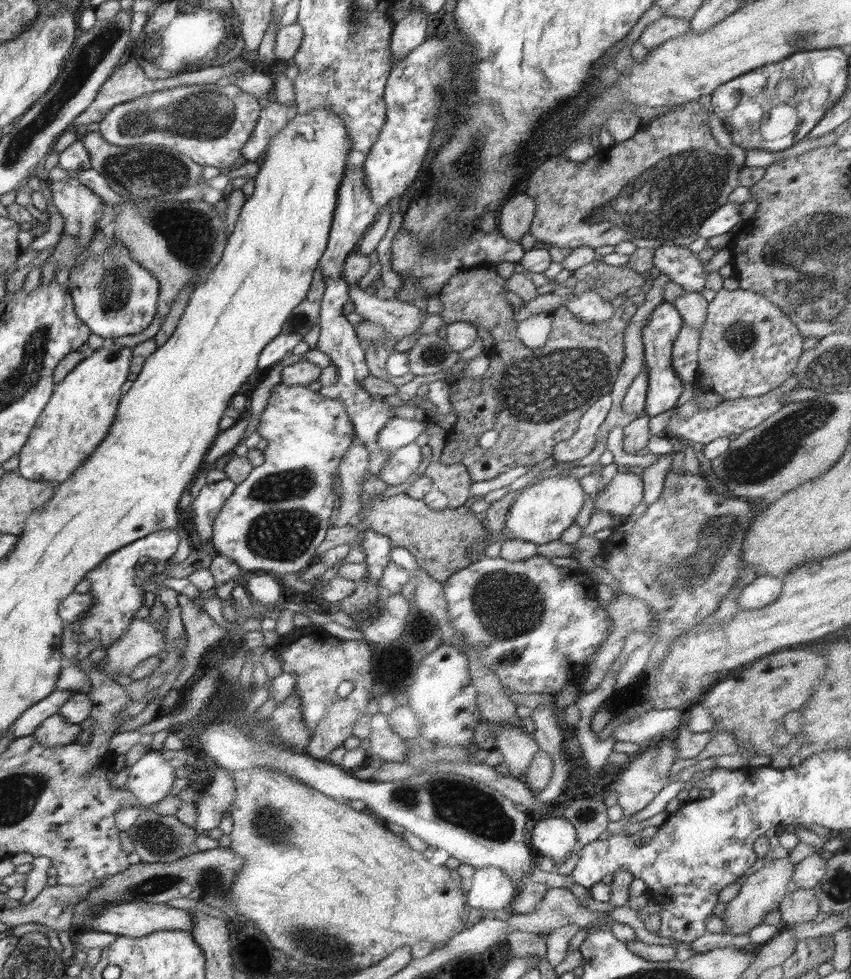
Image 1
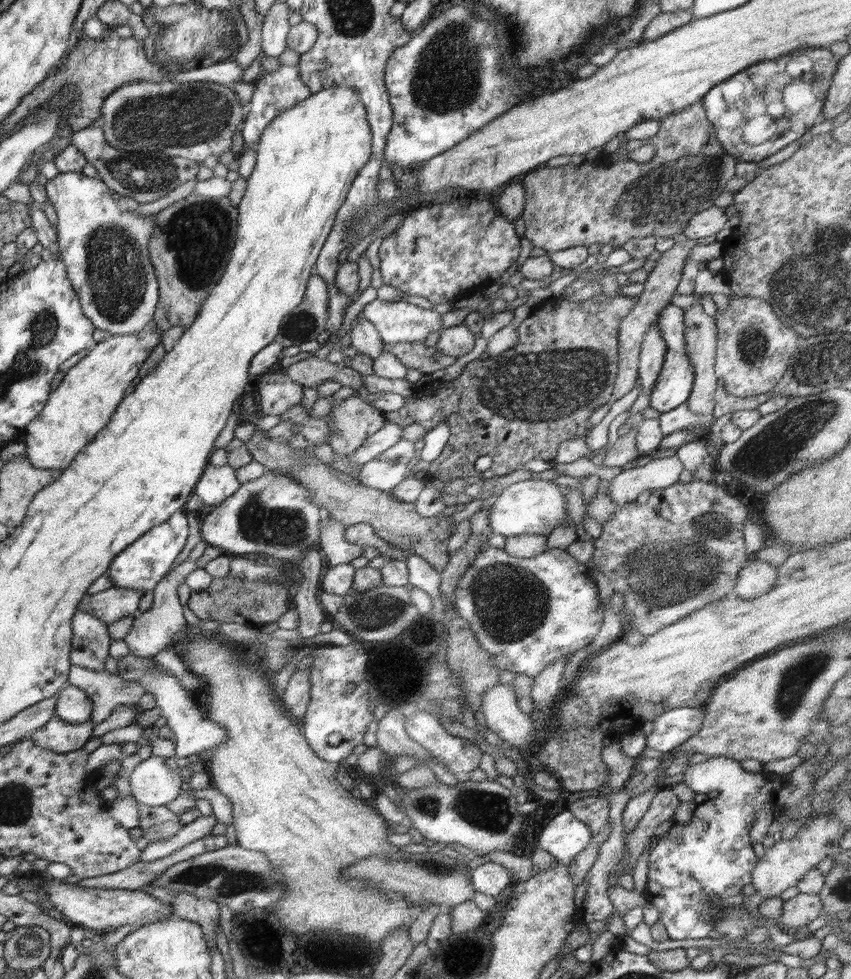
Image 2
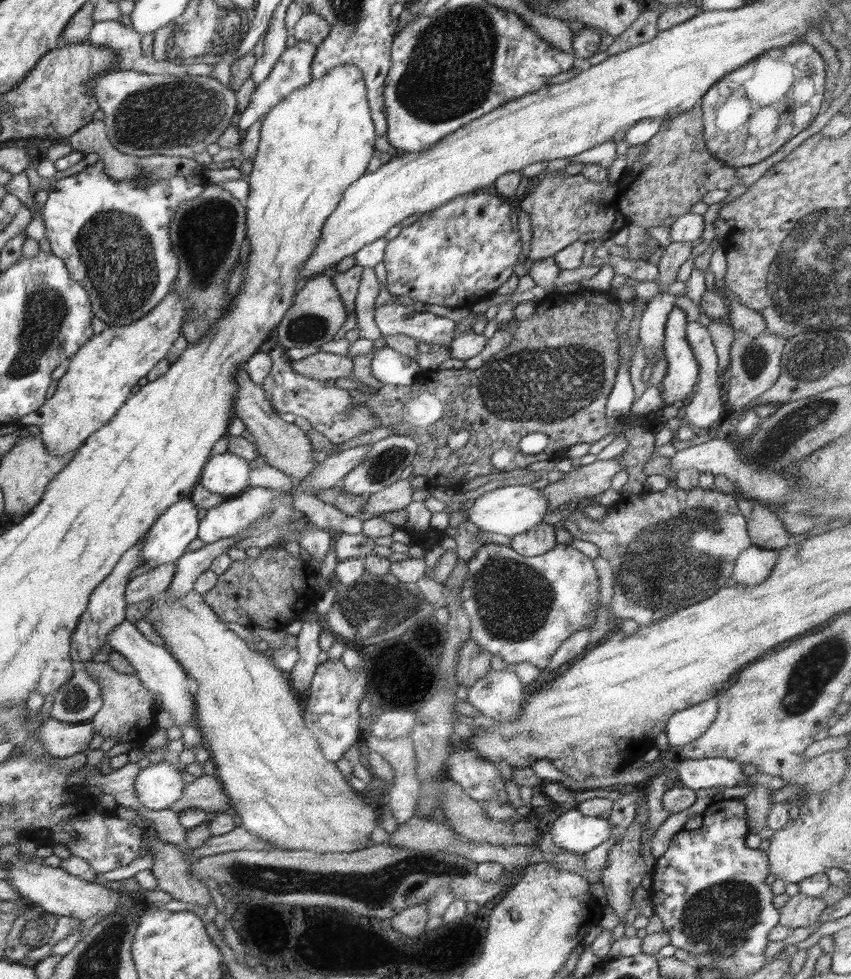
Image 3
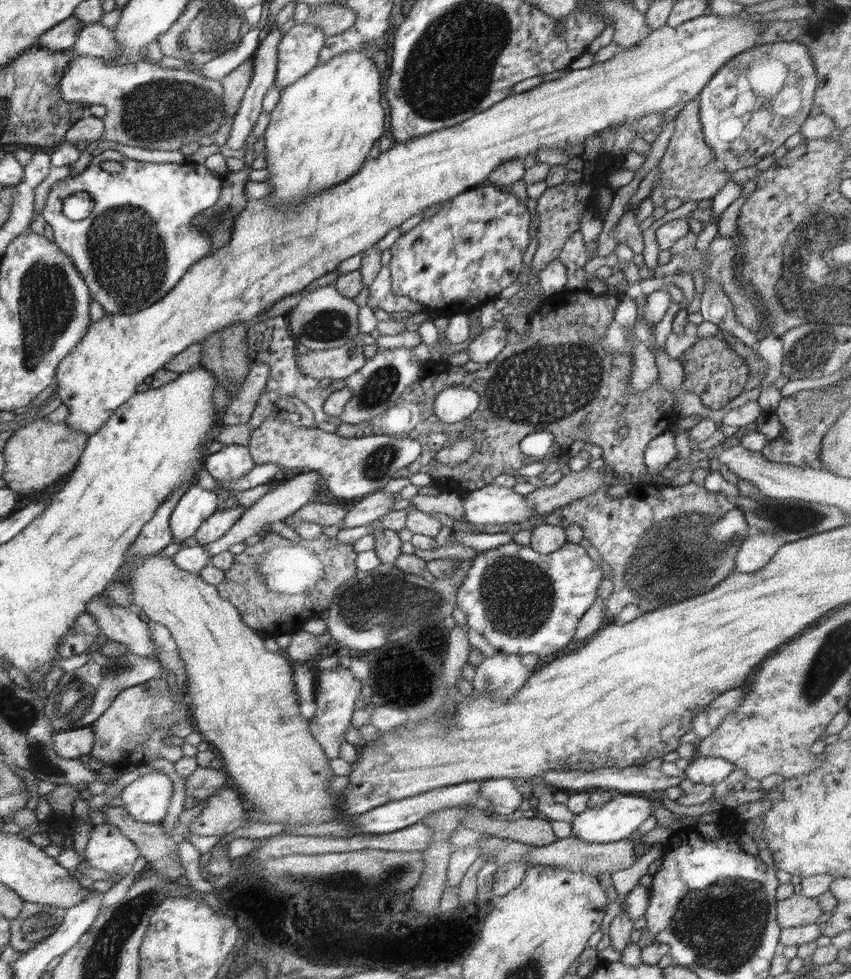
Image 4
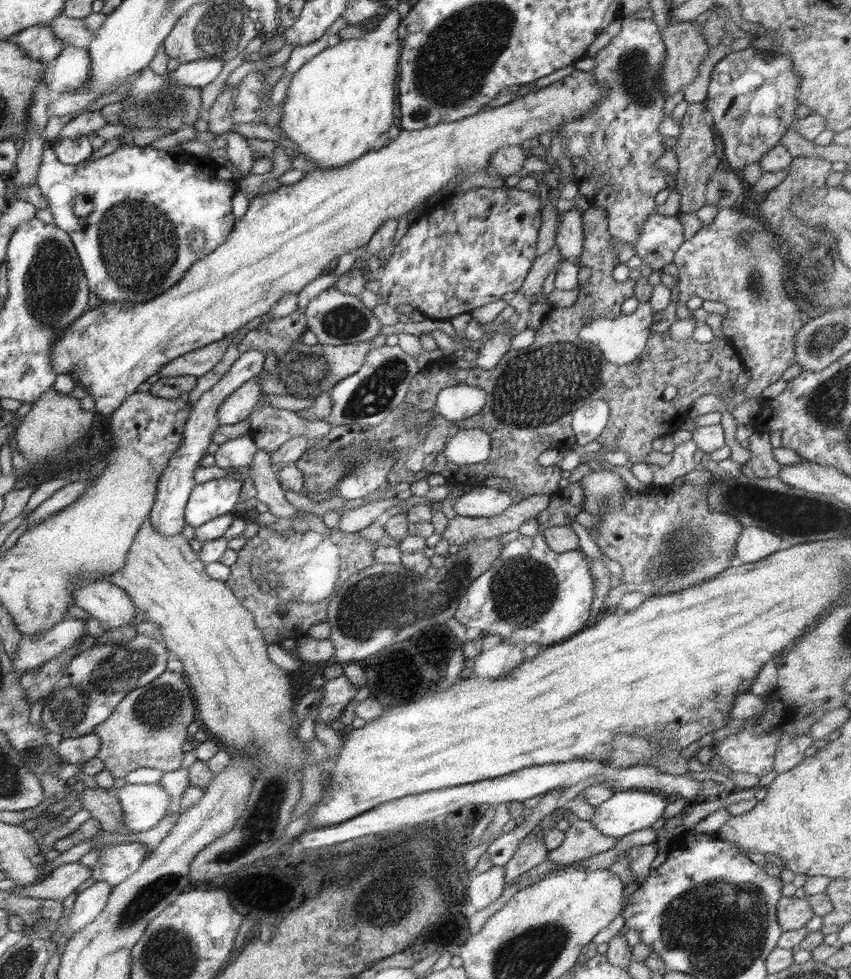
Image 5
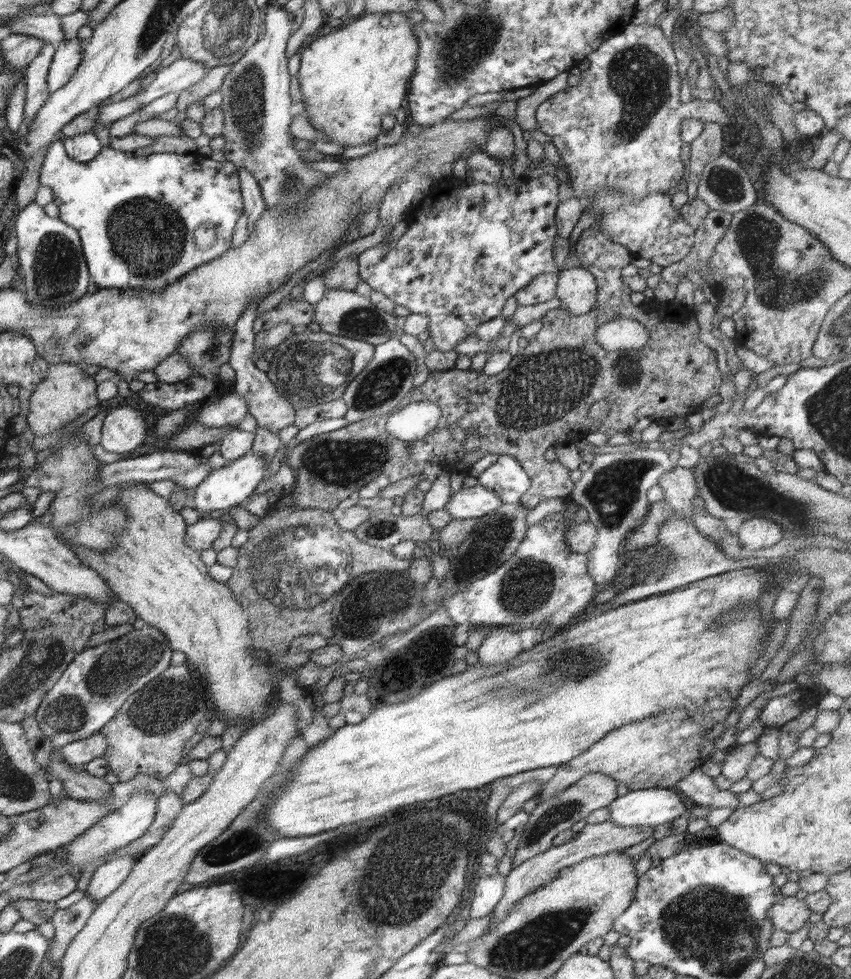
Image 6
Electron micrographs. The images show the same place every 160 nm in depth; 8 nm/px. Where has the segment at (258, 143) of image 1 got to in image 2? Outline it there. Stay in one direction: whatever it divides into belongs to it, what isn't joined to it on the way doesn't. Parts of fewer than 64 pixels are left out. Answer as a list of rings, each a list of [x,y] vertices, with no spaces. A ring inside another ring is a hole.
[[[280,65],[274,72],[261,72],[255,81],[254,94],[250,100],[250,111],[243,122],[241,133],[245,140],[245,145],[255,144],[260,140],[266,127],[276,118],[283,110],[292,108],[298,103],[310,97],[312,91],[300,81],[299,68],[297,65],[287,66]]]

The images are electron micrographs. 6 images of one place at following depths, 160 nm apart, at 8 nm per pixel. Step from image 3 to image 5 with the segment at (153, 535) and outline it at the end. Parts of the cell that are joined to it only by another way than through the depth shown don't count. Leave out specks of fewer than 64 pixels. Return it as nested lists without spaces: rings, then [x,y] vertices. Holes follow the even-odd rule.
[[[220,479],[197,485],[191,493],[184,512],[184,522],[198,528],[205,522],[228,514],[241,496],[244,480]]]

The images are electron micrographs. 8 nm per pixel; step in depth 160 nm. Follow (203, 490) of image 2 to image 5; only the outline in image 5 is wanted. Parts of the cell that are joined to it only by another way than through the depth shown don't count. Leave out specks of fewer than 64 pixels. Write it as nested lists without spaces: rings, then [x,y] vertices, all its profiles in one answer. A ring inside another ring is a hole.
[[[248,435],[228,440],[220,445],[220,448],[214,454],[215,466],[220,467],[220,469],[250,467],[256,452],[258,452],[256,442]]]

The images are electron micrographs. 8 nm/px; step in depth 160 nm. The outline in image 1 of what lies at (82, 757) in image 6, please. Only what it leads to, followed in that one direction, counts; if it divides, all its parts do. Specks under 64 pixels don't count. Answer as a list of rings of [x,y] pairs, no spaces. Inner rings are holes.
[[[54,714],[41,722],[31,735],[45,747],[57,747],[76,743],[82,731],[79,724],[69,723],[61,715]]]

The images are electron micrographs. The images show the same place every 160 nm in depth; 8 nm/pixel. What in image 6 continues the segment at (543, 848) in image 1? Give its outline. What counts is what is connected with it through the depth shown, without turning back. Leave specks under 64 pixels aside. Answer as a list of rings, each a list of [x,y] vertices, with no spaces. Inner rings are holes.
[[[675,789],[629,790],[607,807],[609,820],[620,826],[658,826],[688,815],[682,795]]]

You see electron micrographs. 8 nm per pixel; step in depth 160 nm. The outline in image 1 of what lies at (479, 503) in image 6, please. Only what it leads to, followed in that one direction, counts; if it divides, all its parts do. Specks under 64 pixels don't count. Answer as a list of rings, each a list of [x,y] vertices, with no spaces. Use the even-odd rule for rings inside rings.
[[[555,475],[543,478],[530,484],[530,487],[526,486],[522,493],[518,492],[516,501],[510,505],[503,532],[508,533],[510,539],[536,545],[558,540],[564,530],[574,524],[576,515],[582,510],[587,498],[578,477]]]

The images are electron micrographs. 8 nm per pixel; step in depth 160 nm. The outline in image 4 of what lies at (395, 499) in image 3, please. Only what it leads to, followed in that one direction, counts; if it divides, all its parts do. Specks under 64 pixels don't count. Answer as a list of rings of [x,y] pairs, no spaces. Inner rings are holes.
[[[383,490],[360,498],[352,504],[340,527],[356,528],[372,524],[374,520],[381,519],[394,508],[394,497],[395,494]]]

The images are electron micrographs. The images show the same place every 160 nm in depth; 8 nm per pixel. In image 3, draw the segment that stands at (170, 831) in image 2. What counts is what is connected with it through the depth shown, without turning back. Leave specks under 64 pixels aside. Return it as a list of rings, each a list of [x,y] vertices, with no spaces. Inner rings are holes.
[[[129,762],[110,774],[103,774],[100,771],[98,774],[87,774],[84,788],[89,785],[97,785],[102,792],[114,796],[120,806],[143,808],[135,791],[135,778],[140,771],[138,763]]]

